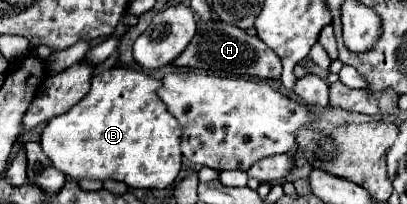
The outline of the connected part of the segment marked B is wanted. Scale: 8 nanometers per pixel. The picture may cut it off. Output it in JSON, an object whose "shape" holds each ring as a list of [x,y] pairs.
{"shape":[[[112,68],[94,76],[88,94],[64,114],[46,122],[40,146],[70,180],[120,180],[130,188],[168,188],[182,166],[178,120],[156,96],[160,80],[132,70]]]}

